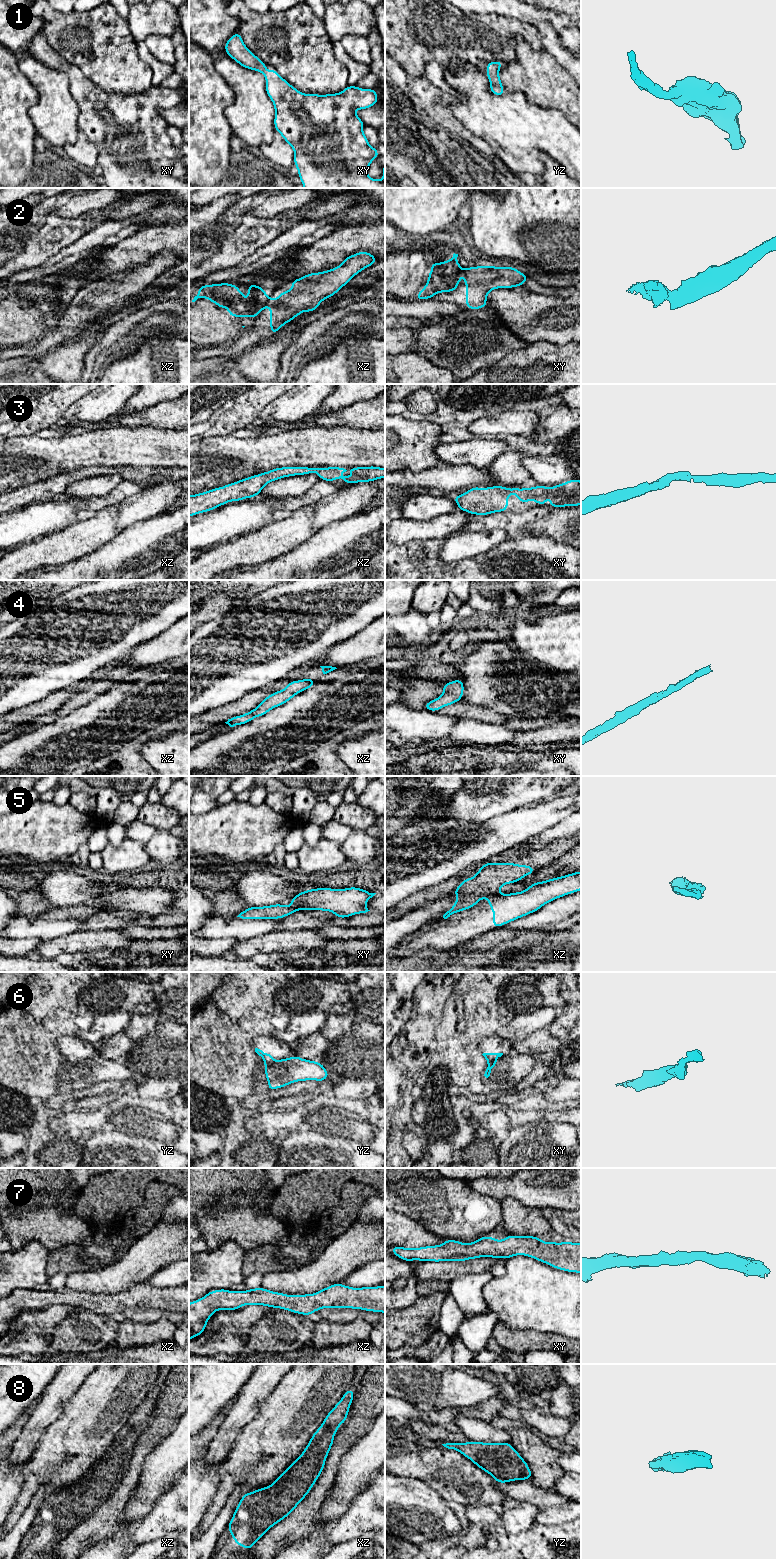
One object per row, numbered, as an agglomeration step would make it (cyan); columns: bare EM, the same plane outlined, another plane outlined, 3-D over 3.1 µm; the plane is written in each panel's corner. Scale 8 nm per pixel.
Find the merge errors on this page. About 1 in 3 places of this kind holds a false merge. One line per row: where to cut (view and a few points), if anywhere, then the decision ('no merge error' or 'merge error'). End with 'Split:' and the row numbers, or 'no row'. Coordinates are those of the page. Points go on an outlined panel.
1: no cut | no merge error
2: no cut | no merge error
3: no cut | no merge error
4: no cut | no merge error
5: xz (499, 893), (486, 896) | merge error
6: yz (272, 1059), (265, 1061) | merge error
7: no cut | no merge error
8: no cut | no merge error
Split: 5, 6

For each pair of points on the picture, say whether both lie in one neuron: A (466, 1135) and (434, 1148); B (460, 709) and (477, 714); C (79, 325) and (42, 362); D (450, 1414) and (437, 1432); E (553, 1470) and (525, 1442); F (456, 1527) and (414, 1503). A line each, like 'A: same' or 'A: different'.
A: different
B: same
C: different
D: different
E: same
F: same

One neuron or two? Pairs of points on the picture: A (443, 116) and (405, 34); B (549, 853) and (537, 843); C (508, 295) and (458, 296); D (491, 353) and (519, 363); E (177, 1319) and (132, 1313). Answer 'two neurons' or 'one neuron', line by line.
A: two neurons
B: two neurons
C: two neurons
D: two neurons
E: one neuron

